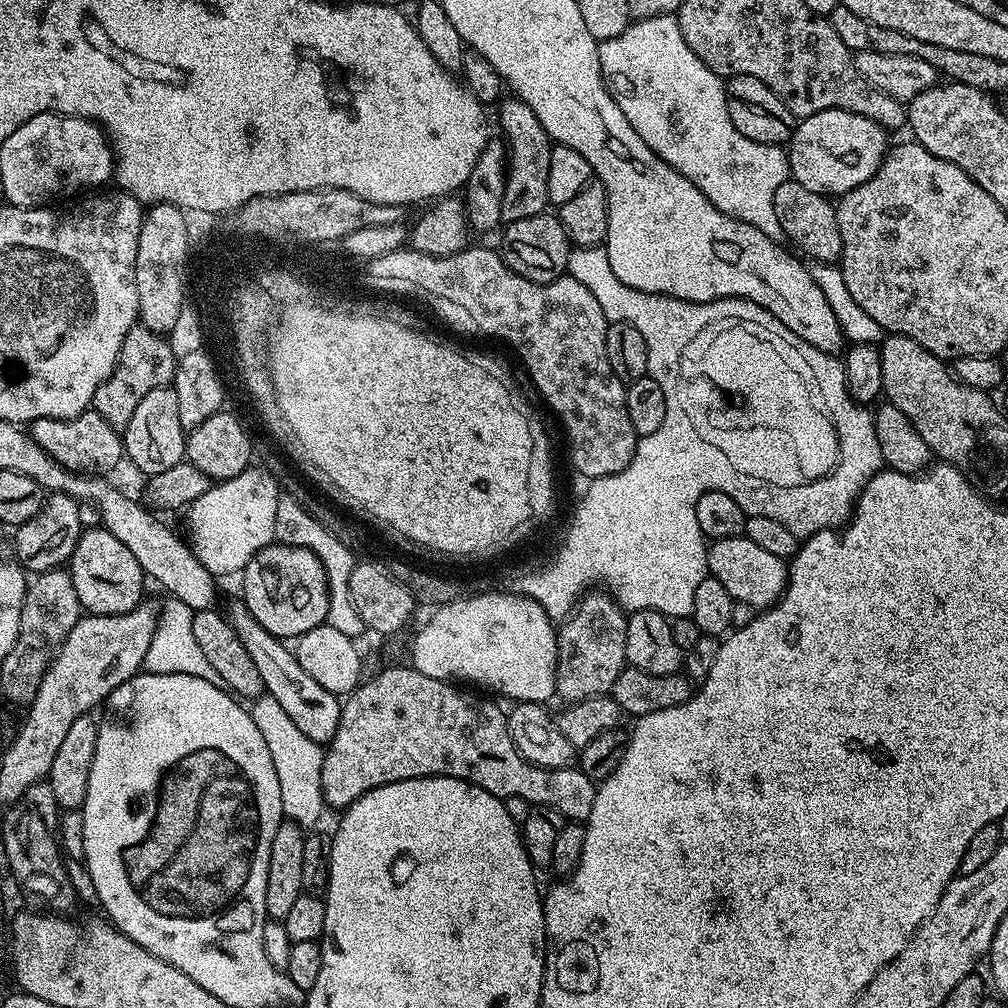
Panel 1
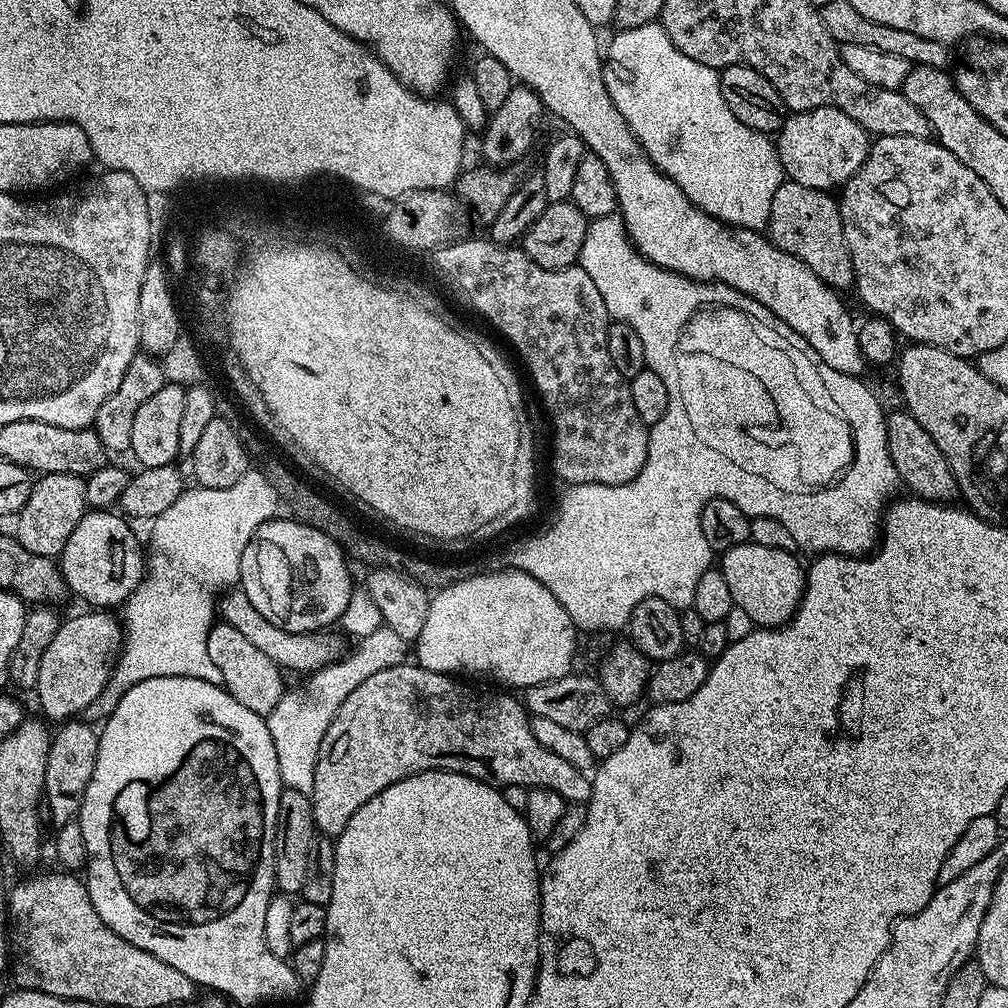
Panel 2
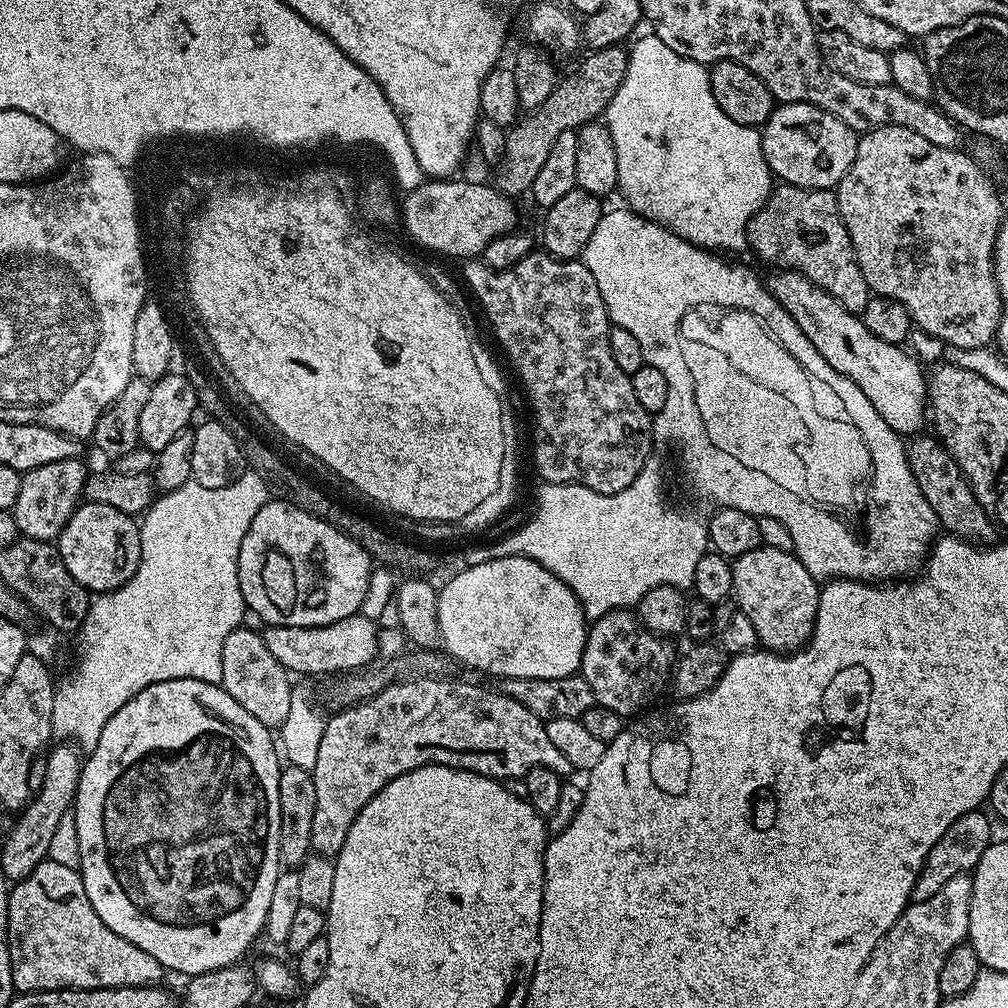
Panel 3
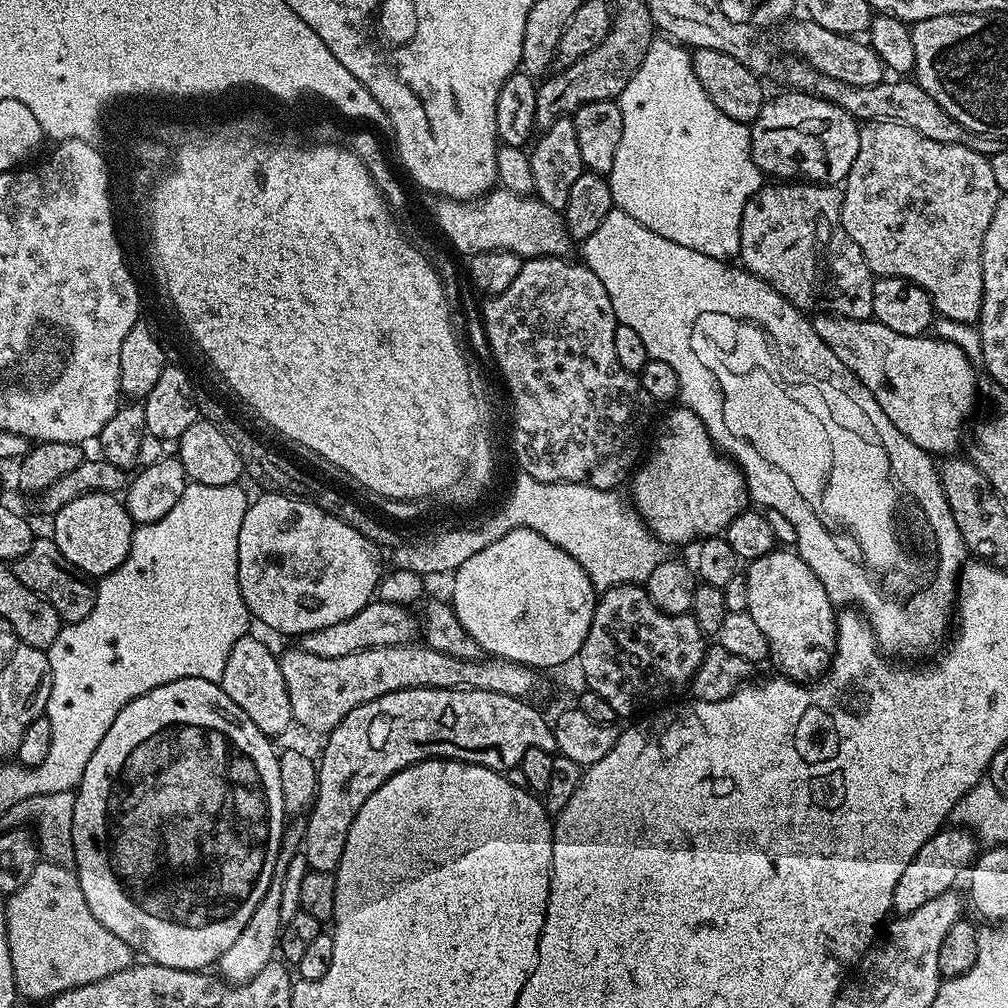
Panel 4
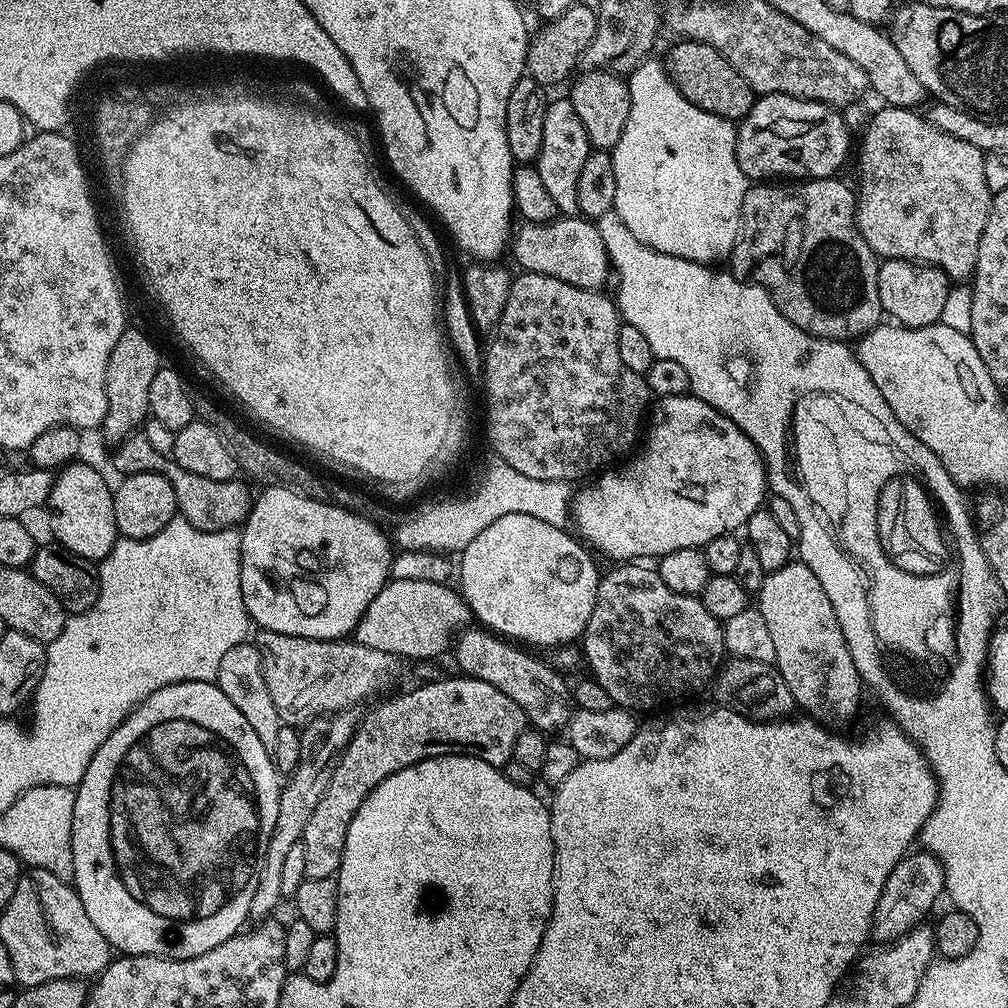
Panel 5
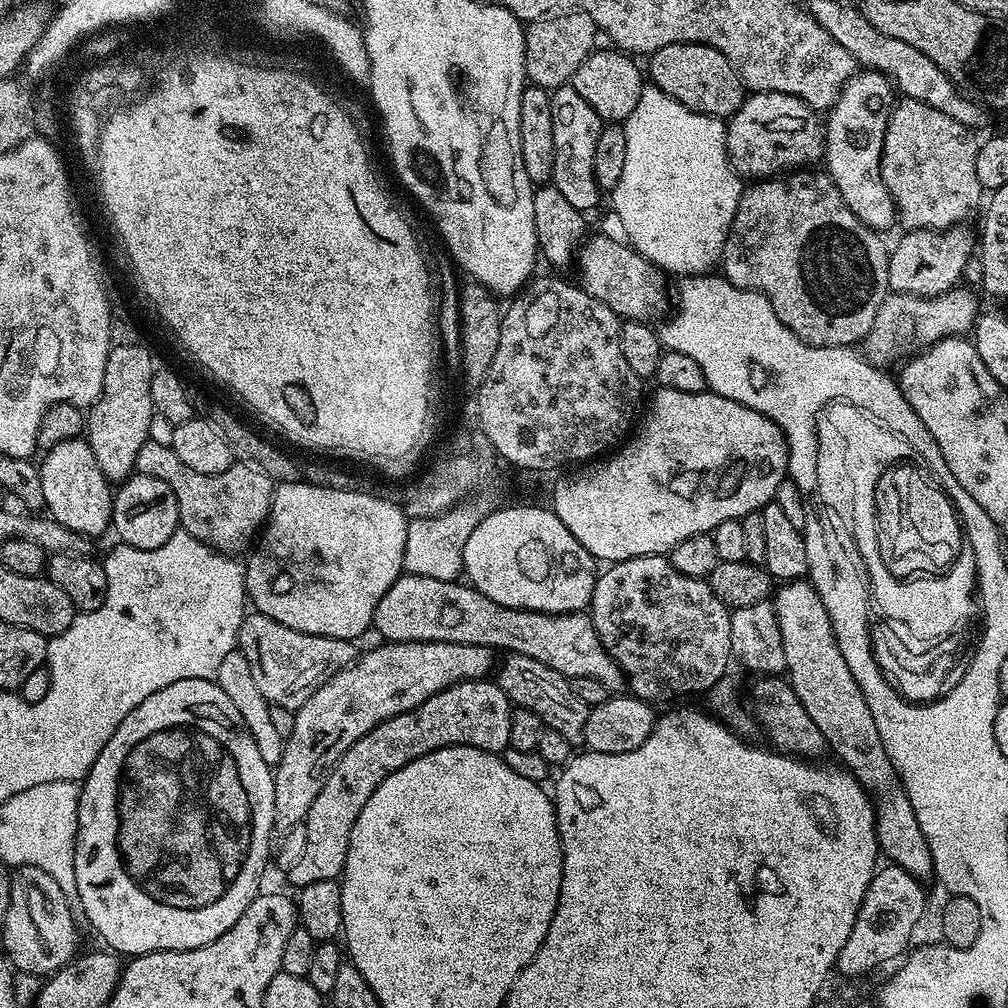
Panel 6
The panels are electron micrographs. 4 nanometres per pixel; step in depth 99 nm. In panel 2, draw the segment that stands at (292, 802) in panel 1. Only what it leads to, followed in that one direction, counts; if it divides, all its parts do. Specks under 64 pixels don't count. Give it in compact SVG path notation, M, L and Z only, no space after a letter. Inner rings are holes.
M381 627L359 637L356 649L325 668L311 673L304 684L304 692L285 691L284 697L274 706L268 717L270 738L274 738L274 754L278 754L280 783L284 788L311 793L314 786L314 766L318 762L318 750L330 722L338 714L342 702L371 678L378 670L405 663L410 656L409 641L403 640L394 630Z

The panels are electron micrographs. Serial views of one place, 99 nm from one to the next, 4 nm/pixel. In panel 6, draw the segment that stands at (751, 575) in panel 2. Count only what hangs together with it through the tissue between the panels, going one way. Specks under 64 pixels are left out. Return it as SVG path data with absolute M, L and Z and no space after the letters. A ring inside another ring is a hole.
M807 579L789 580L781 583L774 592L774 607L776 617L778 618L778 626L782 630L782 651L786 654L786 666L784 672L789 684L792 685L794 694L798 694L798 702L802 702L802 706L806 706L806 714L810 714L810 718L814 721L814 726L818 726L818 730L822 730L822 738L826 738L831 755L836 755L841 765L847 771L851 772L853 778L863 786L865 792L869 793L874 801L876 809L876 843L879 851L889 856L891 863L895 867L906 870L909 874L916 877L917 880L927 881L927 876L933 875L932 855L930 854L930 846L926 846L926 834L922 834L922 826L918 826L918 818L914 814L914 806L910 806L910 798L904 793L904 786L897 776L894 766L890 762L890 758L886 754L886 746L882 746L882 738L878 735L878 726L874 723L874 714L870 714L870 706L866 706L866 698L862 694L862 690L858 686L858 682L854 682L854 674L850 674L850 666L846 666L846 658L842 658L842 650L838 650L838 638L834 638L834 626L830 622L830 614L826 614L826 606L822 606L822 598L818 598L816 588Z

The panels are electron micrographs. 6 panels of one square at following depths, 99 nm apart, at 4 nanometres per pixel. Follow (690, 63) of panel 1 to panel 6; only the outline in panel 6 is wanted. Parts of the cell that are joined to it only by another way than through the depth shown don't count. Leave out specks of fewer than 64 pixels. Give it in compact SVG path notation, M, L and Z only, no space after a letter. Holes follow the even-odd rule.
M646 86L638 98L638 106L634 106L634 110L628 116L628 119L623 121L623 126L626 134L626 162L623 163L622 176L619 178L616 188L610 192L610 198L612 198L611 211L616 212L618 218L622 218L622 226L626 230L623 239L631 244L635 252L645 256L649 262L665 274L673 272L676 278L683 278L711 273L715 269L712 267L715 264L717 267L724 259L724 243L728 237L730 226L734 222L734 214L738 210L742 191L741 177L732 171L732 164L728 161L728 133L725 121L715 116L703 116L697 112L691 112L674 98L662 94L662 90Z

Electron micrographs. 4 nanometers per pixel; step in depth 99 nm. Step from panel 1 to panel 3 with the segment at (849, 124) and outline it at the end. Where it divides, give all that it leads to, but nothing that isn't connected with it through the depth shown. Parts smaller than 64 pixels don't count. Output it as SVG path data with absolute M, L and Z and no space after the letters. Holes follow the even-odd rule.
M780 104L773 107L770 118L760 128L762 154L773 177L777 181L793 184L796 188L835 189L846 170L850 170L850 162L854 162L857 139L857 133L852 132L846 122L834 118L834 114L826 114L826 110L818 106L809 104Z

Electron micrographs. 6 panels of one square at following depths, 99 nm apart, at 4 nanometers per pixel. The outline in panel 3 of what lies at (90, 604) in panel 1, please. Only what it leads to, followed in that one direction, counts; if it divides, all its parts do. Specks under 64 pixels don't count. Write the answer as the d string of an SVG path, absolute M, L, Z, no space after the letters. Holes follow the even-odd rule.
M81 503L76 513L66 522L58 537L58 547L66 570L88 589L89 593L113 592L120 588L138 570L140 561L140 530L137 521L131 516L114 510L109 504Z

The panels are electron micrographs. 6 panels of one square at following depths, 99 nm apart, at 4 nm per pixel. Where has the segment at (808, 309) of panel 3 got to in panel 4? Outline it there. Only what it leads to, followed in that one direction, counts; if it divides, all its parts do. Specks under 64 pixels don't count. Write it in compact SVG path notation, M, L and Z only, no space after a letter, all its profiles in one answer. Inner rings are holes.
M816 314L811 317L811 321L818 338L822 338L822 342L826 342L826 346L830 346L830 350L834 350L834 355L838 358L838 362L842 362L842 366L846 366L850 372L855 372L856 378L862 382L862 386L866 386L866 390L870 390L870 394L874 394L874 402L878 402L878 406L882 406L882 414L886 414L886 418L890 418L890 422L894 422L894 426L898 426L898 430L902 430L902 434L906 434L906 438L910 438L910 442L914 442L914 446L918 446L940 458L947 457L957 451L956 447L960 444L960 431L963 430L964 423L967 422L968 415L971 414L972 407L976 404L977 365L969 360L968 355L961 348L945 340L937 340L935 335L932 334L912 337L907 337L906 334L898 334L898 332L890 330L889 327L880 324L875 319L851 320L841 316Z

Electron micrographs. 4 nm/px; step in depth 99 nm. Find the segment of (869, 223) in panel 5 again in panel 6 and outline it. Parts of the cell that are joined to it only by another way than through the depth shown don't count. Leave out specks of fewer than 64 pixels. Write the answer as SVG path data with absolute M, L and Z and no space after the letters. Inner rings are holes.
M895 101L886 126L880 173L905 229L952 229L963 225L967 216L981 207L982 189L974 167L981 141L976 136L973 129L954 122L950 114L942 114L934 106L926 106L926 102Z

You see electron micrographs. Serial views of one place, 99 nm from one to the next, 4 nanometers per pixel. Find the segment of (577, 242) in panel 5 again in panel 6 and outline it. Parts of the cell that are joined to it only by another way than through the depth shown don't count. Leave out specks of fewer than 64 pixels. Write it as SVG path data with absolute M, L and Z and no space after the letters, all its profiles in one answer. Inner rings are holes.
M603 234L595 235L589 235L578 248L580 287L594 298L598 298L598 302L610 306L610 310L614 310L614 314L624 320L655 321L655 316L668 308L668 288L664 285L665 273L656 268L645 256L635 252L631 244L623 239Z

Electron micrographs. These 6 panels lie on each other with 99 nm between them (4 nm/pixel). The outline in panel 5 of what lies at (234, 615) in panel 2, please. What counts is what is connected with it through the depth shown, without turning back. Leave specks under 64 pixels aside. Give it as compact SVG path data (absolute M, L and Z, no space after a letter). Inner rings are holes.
M414 578L389 579L383 590L366 606L366 614L354 633L357 644L394 654L405 661L432 660L447 653L461 628L469 627L473 614L464 597L447 583L418 582Z

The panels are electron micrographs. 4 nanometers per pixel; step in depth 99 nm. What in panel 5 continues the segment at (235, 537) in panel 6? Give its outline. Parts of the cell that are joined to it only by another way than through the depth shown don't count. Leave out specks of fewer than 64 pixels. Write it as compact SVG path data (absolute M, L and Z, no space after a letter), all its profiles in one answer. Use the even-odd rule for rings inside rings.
M143 434L127 436L123 442L115 445L112 456L112 464L120 471L121 477L133 476L134 474L146 474L157 472L166 477L170 486L174 486L176 506L179 515L203 532L217 532L223 528L236 528L243 525L244 519L252 508L253 493L248 493L248 488L240 478L230 480L215 480L214 478L202 478L199 474L190 474L178 466L171 455L163 456L150 446L150 442Z

